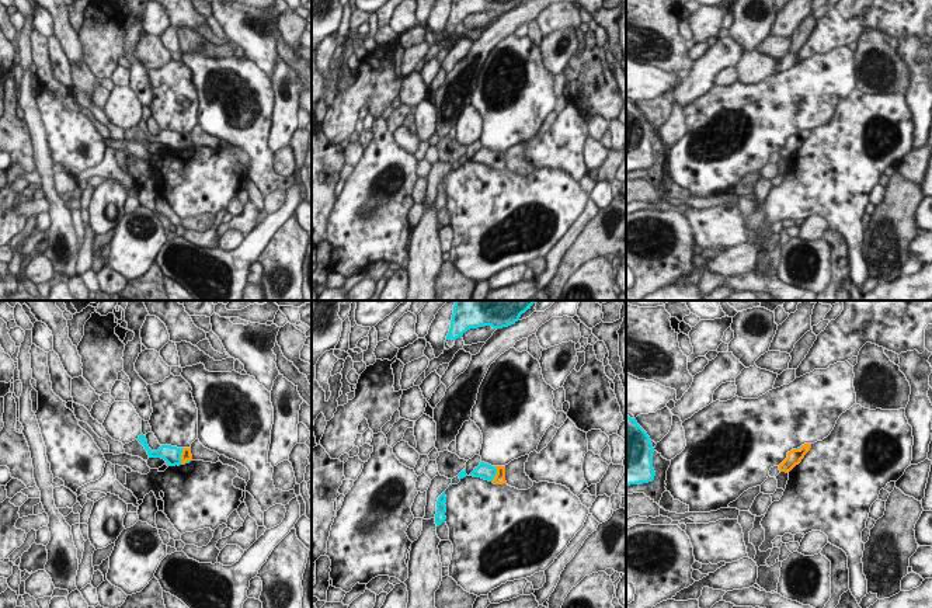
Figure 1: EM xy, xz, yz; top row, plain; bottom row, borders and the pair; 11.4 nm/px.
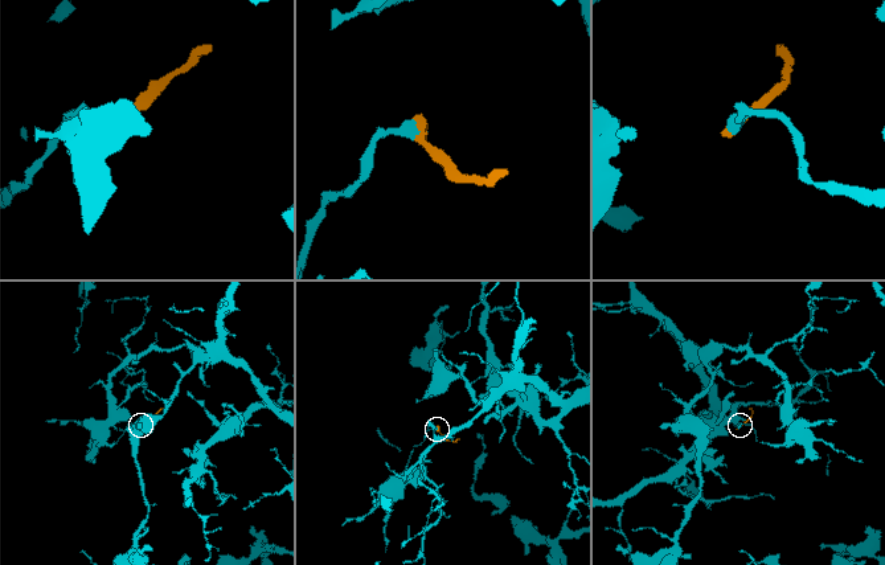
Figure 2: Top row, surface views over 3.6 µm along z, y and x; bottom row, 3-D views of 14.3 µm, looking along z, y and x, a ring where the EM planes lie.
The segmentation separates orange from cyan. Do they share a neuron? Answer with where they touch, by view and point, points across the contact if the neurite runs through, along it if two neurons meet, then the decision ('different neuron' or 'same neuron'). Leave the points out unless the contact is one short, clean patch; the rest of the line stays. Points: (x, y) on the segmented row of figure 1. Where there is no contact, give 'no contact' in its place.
contact xy (181, 457); way xy (185, 455), (181, 457), (171, 455); same neuron

